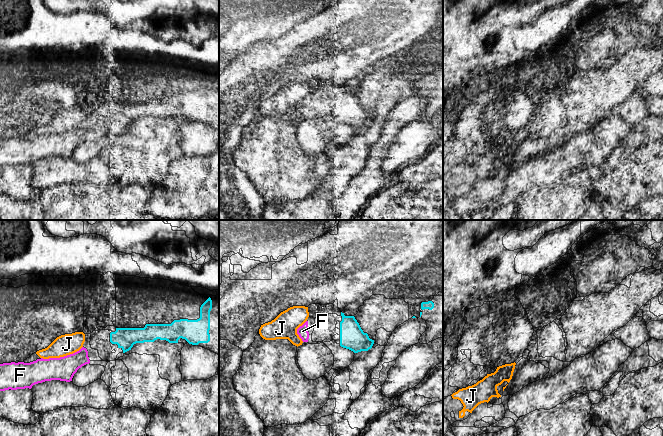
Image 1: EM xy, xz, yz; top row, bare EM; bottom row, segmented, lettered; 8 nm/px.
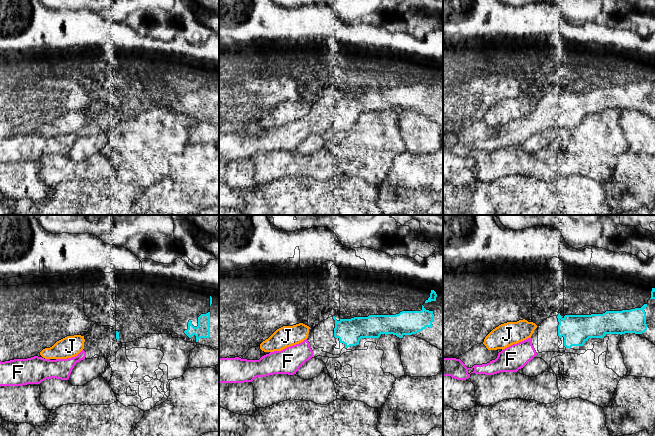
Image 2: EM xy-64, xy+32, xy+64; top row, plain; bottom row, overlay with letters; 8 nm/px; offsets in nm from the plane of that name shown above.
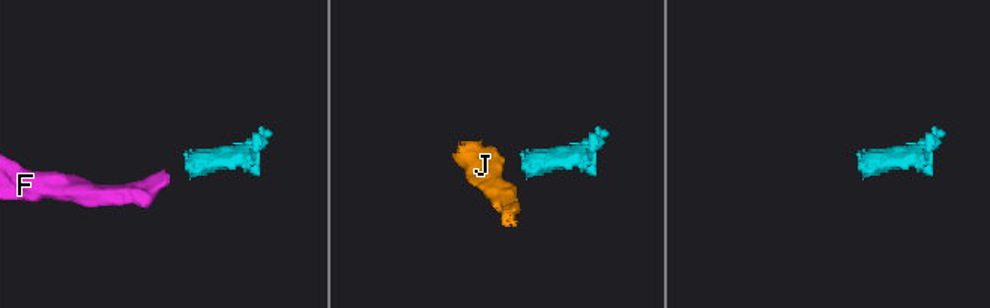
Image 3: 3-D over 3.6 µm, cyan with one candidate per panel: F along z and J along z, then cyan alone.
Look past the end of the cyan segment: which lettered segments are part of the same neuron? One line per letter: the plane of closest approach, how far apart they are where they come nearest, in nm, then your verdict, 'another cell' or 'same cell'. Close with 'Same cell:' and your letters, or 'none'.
F: view xy; gap 200 nm; same cell
J: view xy; gap 200 nm; another cell
Same cell: F

